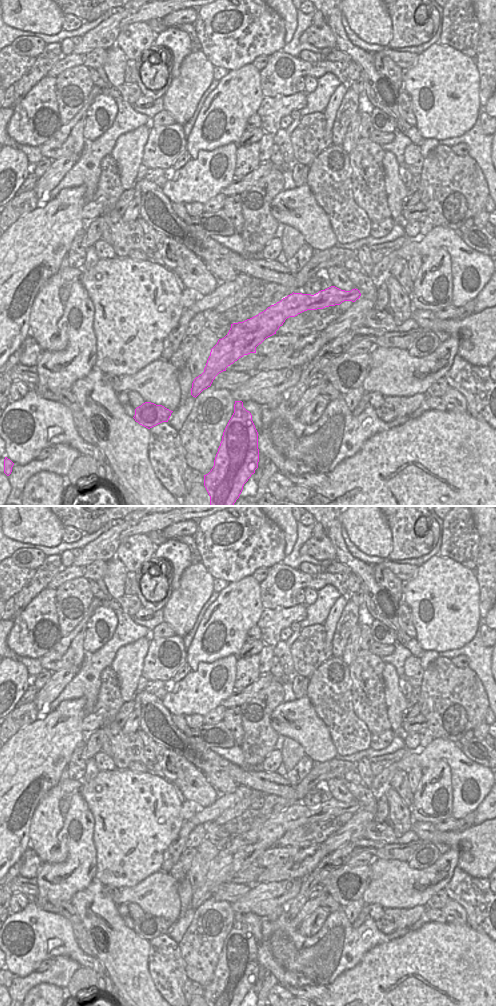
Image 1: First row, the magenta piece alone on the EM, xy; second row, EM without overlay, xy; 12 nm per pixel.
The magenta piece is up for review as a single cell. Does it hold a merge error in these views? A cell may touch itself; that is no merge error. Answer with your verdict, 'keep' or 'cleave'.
cleave

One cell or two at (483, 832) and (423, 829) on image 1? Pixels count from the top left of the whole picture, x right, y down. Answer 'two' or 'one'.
one

